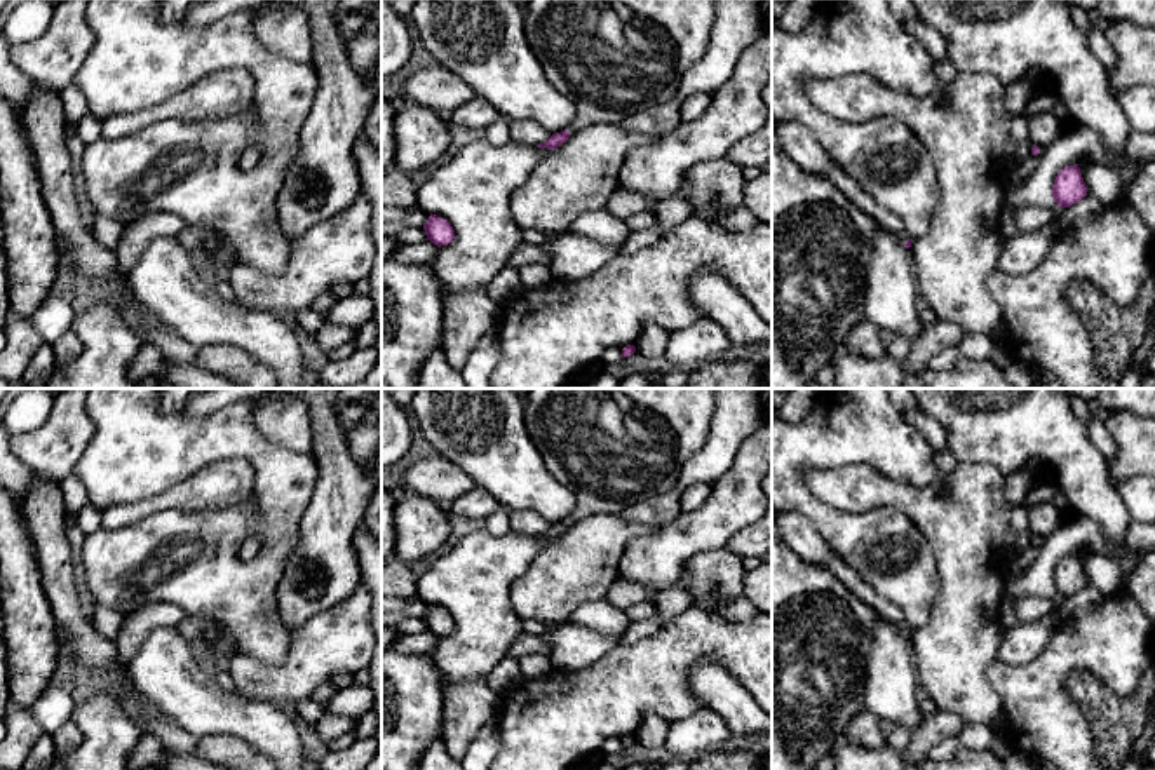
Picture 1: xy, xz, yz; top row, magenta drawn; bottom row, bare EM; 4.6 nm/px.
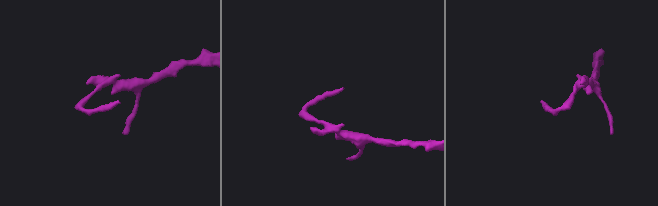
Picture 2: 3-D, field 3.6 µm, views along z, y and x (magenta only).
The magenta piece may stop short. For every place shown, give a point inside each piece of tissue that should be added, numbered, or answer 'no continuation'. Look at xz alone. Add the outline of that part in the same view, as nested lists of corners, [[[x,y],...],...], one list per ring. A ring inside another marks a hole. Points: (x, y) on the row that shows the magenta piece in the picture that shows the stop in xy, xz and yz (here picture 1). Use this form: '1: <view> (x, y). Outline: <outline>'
1: xz (610, 58). Outline: [[[530,0],[524,30],[547,82],[577,110],[568,132],[587,125],[618,125],[627,117],[662,105],[676,94],[685,71],[704,54],[716,0]]]

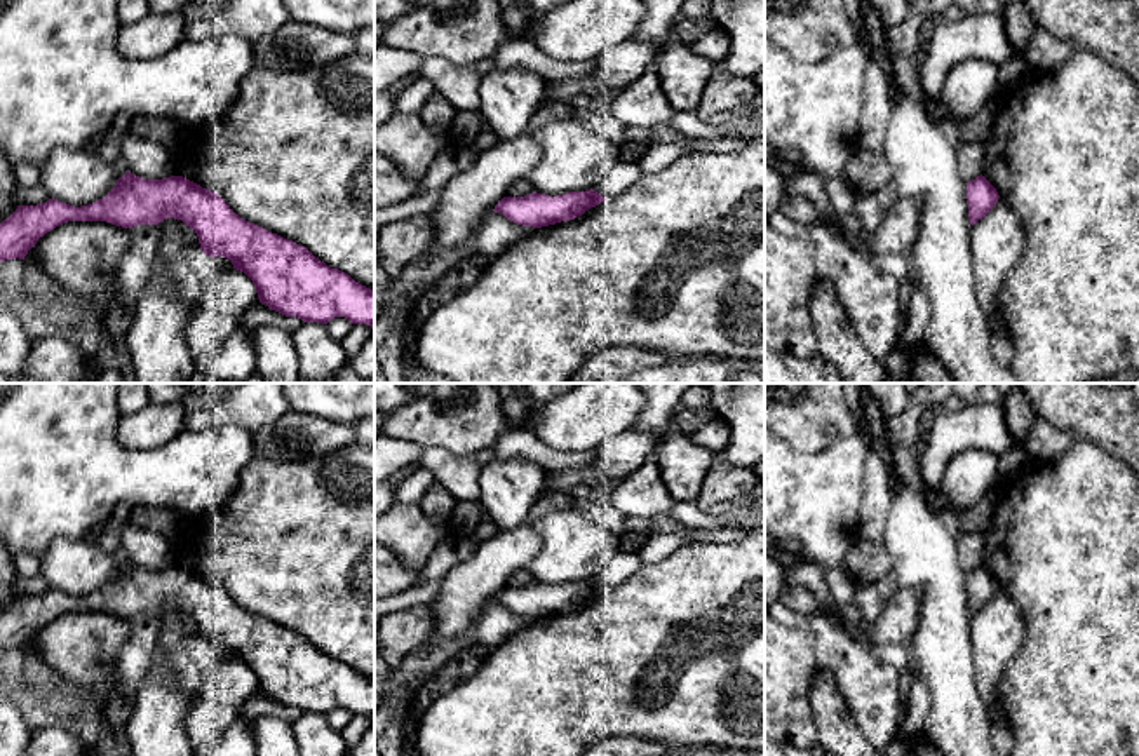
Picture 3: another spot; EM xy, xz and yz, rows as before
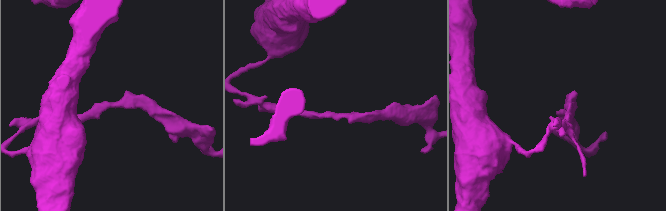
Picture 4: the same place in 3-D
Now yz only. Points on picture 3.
no continuation

